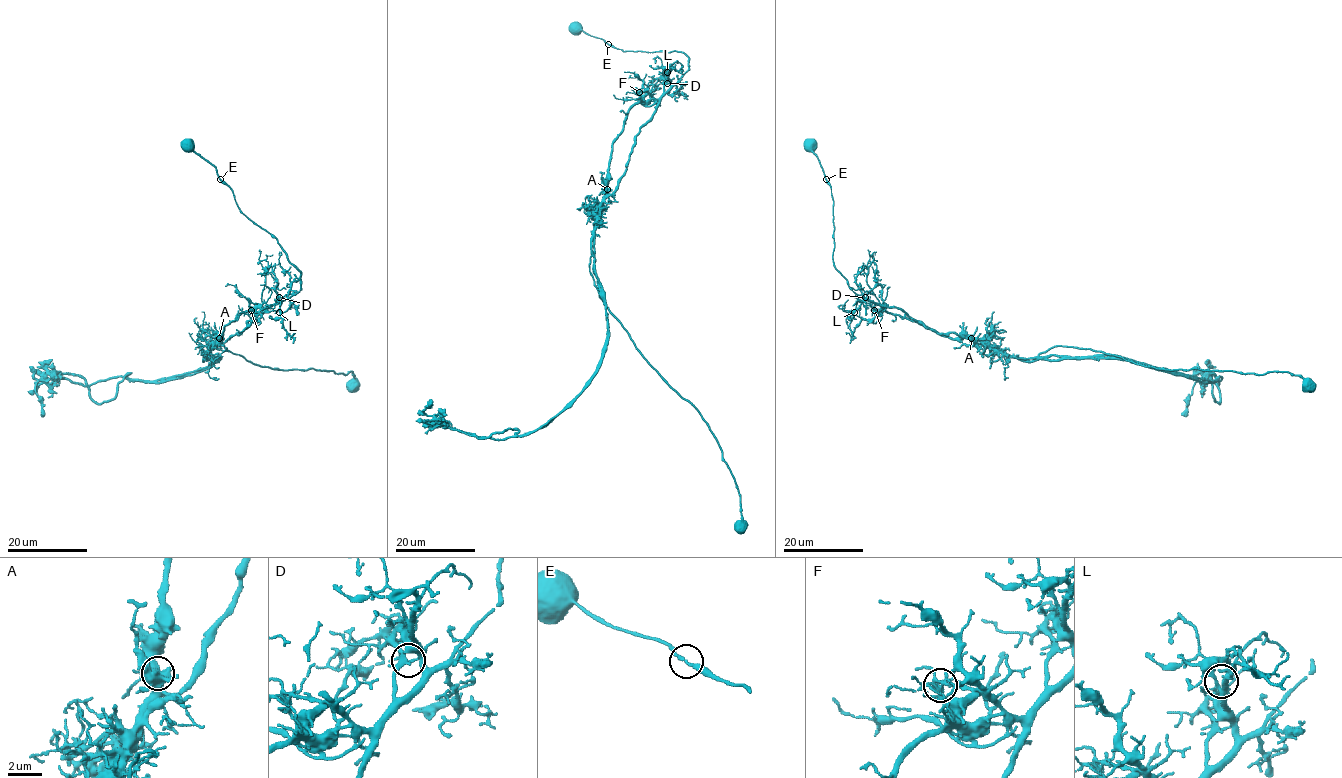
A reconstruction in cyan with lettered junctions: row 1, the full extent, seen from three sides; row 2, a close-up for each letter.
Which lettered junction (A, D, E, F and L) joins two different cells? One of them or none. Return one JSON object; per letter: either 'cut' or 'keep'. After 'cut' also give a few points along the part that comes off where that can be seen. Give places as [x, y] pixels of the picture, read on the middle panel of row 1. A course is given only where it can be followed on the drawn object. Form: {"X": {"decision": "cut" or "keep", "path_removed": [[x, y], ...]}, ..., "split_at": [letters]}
{"A": {"decision": "keep"}, "D": {"decision": "keep"}, "E": {"decision": "keep"}, "F": {"decision": "cut", "path_removed": [[639, 92], [656, 112], [595, 229], [597, 371], [544, 426], [503, 439], [445, 427], [432, 403]]}, "L": {"decision": "keep"}, "split_at": ["F"]}

